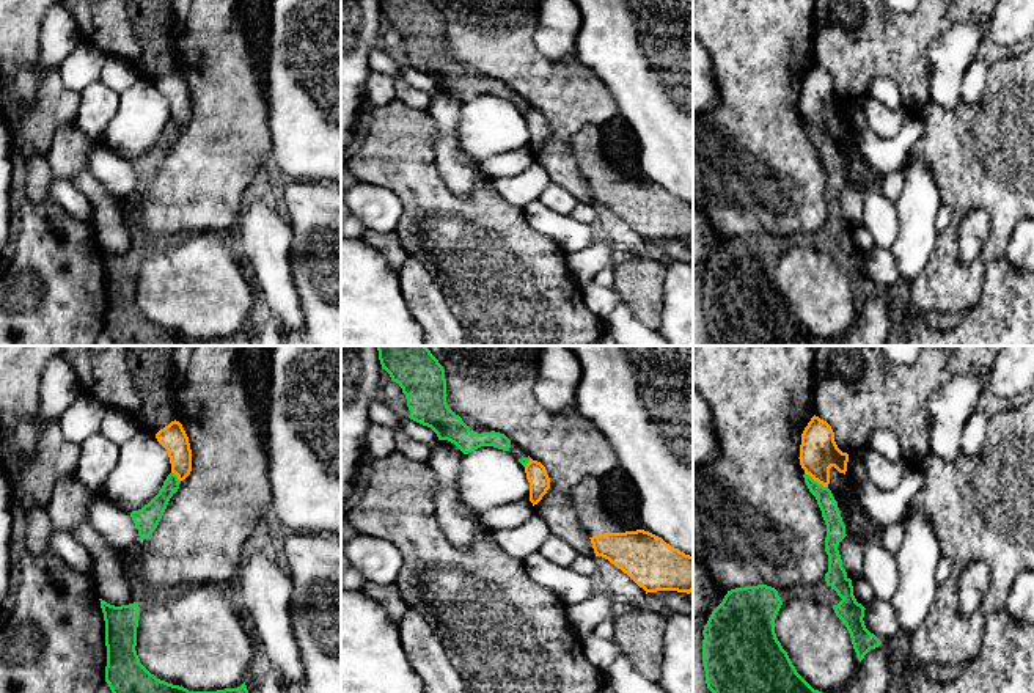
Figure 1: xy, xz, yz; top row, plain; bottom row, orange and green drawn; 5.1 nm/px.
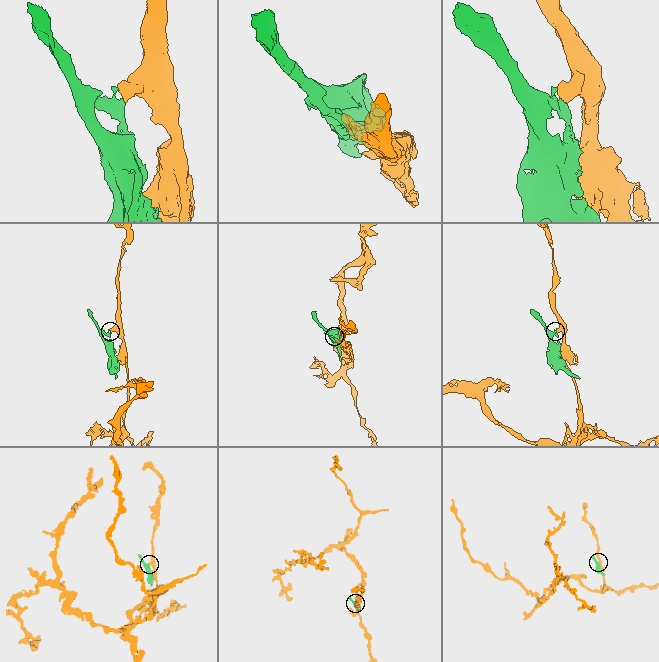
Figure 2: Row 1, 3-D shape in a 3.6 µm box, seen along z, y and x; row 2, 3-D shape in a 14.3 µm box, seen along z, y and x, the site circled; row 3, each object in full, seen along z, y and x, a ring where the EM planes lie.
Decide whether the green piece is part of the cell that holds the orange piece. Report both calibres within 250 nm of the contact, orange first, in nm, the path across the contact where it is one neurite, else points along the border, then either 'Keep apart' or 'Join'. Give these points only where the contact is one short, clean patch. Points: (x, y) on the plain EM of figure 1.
Thickness 190 nm (orange) against 90 nm. Boundary: yz (805, 120), (827, 135). Keep apart

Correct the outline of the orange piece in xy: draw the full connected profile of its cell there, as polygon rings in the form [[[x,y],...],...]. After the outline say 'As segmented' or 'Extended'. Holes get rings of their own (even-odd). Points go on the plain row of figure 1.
[[[171,69],[156,82],[156,86],[168,101],[171,121],[184,129],[192,119],[192,97],[182,72]]]. As segmented

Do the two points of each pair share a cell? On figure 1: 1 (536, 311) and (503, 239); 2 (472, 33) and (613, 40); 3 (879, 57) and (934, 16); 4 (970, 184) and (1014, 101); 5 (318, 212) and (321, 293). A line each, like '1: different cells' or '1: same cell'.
1: same cell
2: different cells
3: same cell
4: same cell
5: same cell

